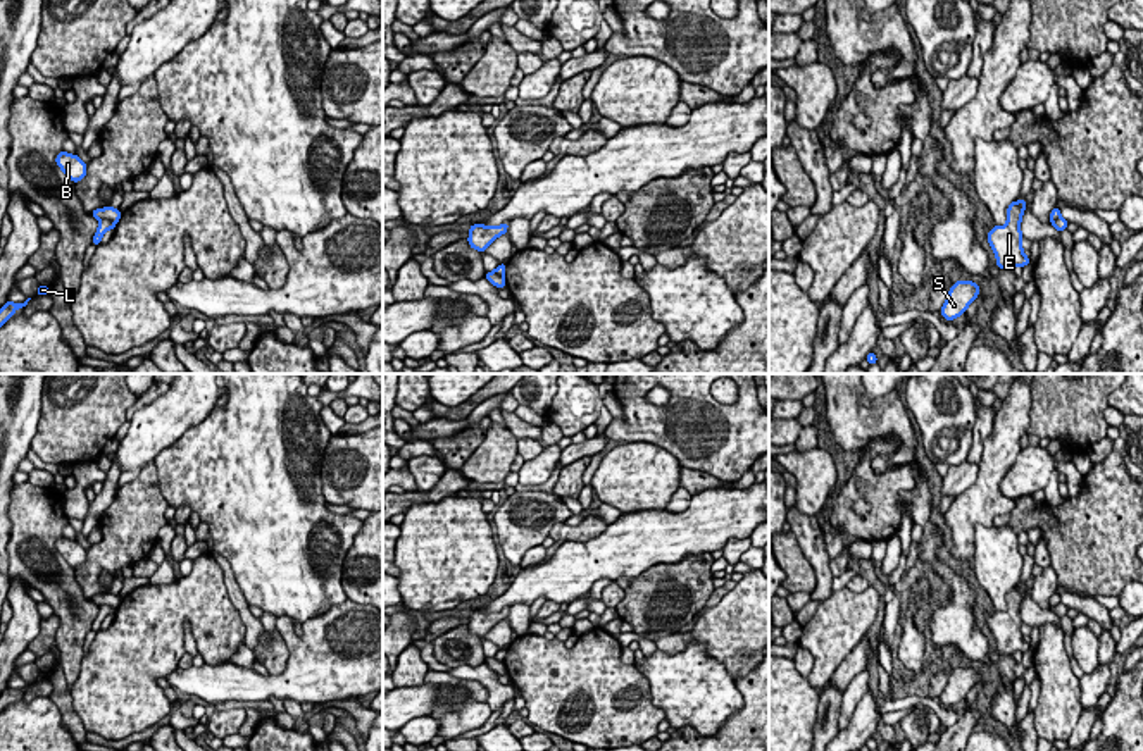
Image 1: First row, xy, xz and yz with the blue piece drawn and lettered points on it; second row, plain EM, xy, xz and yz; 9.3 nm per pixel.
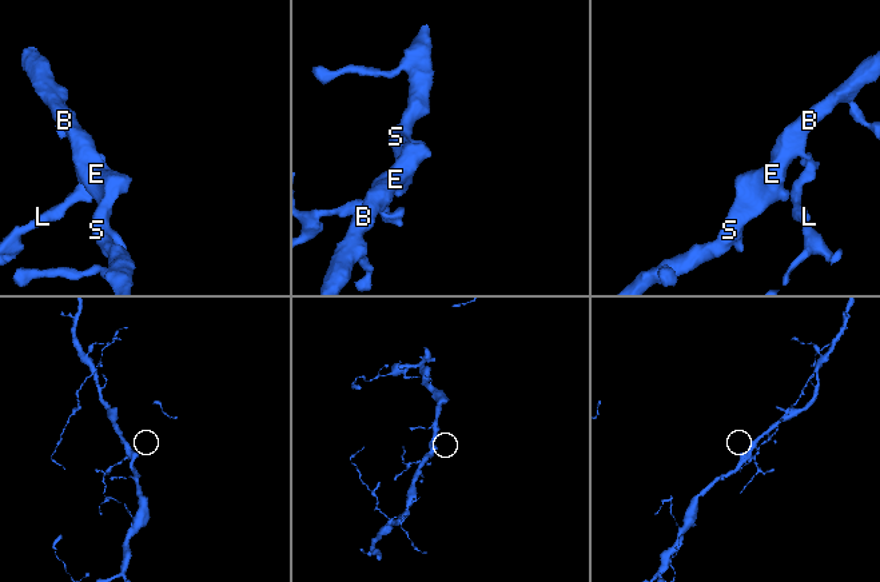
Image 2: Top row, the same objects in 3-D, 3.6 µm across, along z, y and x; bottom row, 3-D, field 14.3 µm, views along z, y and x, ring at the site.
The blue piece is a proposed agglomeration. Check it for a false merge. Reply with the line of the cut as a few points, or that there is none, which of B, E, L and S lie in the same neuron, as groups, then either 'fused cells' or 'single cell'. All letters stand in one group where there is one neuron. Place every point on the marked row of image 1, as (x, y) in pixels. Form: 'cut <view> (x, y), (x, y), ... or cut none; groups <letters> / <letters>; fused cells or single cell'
cut xy (100, 219), (109, 219), (114, 224); groups B E S / L; fused cells

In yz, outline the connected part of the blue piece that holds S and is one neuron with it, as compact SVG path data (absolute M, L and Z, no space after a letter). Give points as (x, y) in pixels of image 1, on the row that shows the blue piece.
M957 281L940 310L943 319L953 320L965 313L967 307L977 298L981 288L972 281Z

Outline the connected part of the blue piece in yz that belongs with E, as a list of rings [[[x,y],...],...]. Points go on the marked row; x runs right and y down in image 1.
[[[1026,198],[1012,202],[1007,208],[1007,224],[995,226],[988,233],[988,243],[995,251],[998,269],[1026,267],[1031,260],[1022,250],[1021,220],[1027,203]]]

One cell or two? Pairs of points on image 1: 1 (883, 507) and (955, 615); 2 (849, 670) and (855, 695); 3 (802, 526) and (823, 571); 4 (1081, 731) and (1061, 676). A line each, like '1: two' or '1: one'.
1: two
2: two
3: one
4: two

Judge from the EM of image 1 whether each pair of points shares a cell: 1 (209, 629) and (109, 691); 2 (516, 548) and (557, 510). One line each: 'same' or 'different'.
1: same
2: same

